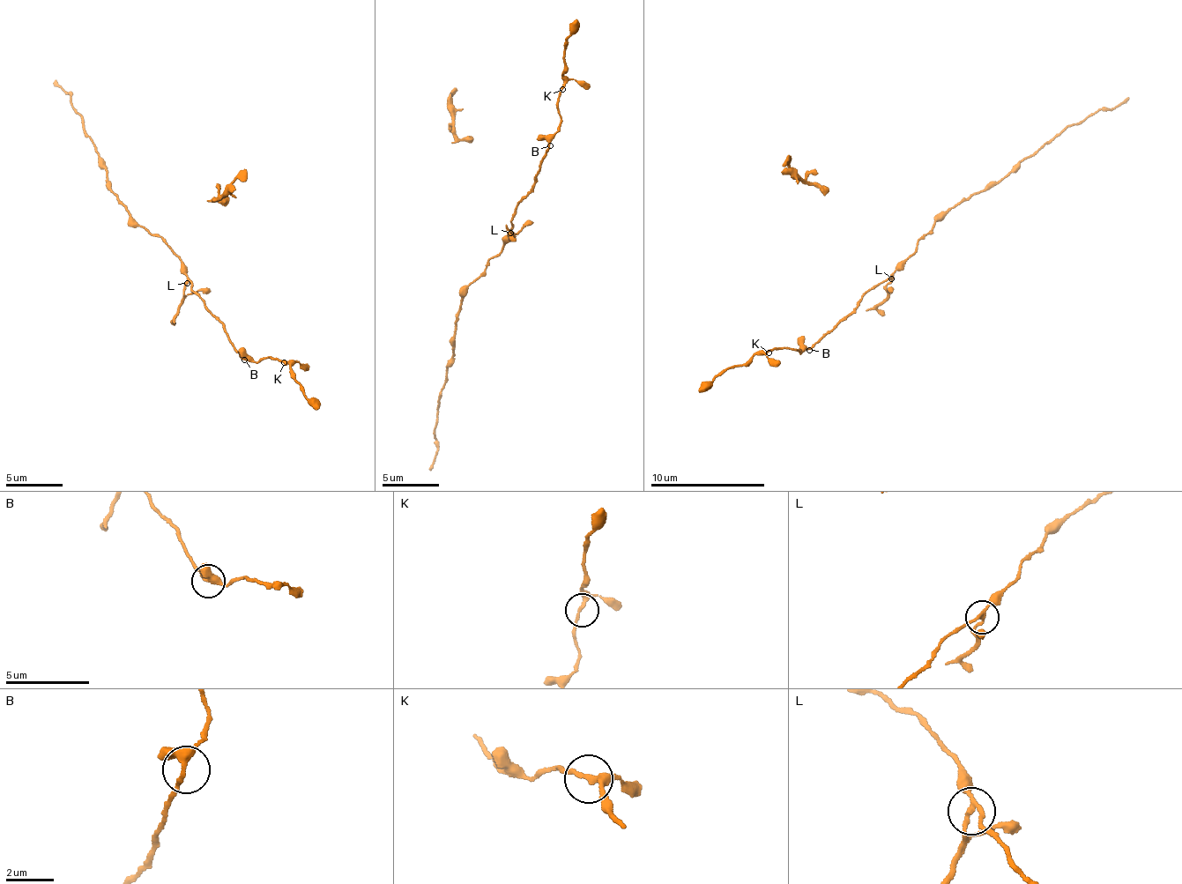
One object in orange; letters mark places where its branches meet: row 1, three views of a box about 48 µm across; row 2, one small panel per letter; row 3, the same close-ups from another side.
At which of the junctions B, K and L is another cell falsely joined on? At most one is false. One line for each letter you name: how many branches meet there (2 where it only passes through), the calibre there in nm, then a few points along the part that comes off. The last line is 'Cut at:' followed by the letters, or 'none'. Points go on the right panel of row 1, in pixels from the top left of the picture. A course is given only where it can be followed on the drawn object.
L: Branches: 3. Thickness 160 nm. Course of the part to remove: (891, 278), (885, 302), (877, 308), (885, 315)
Cut at: L

